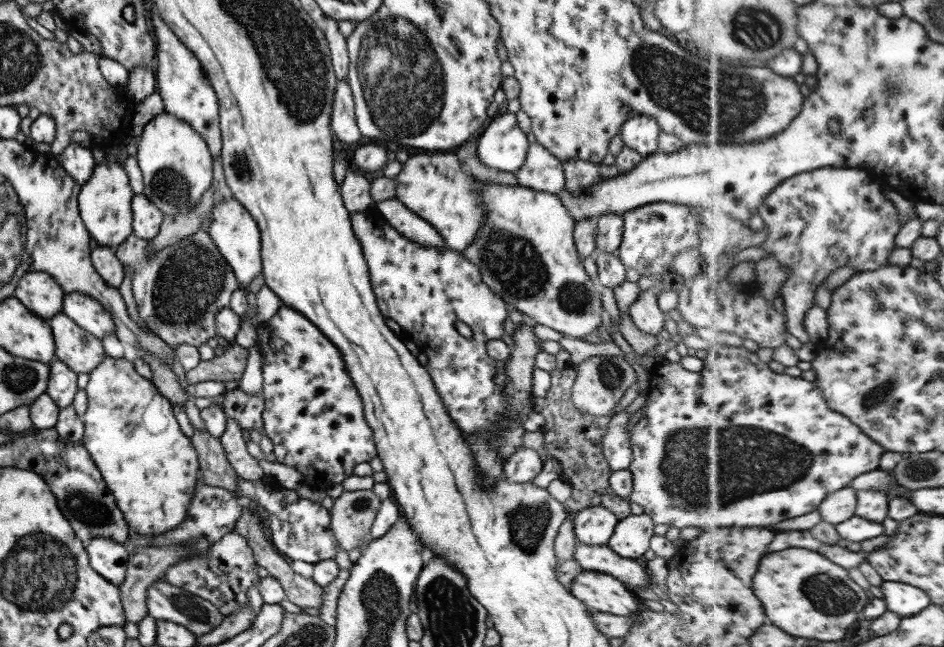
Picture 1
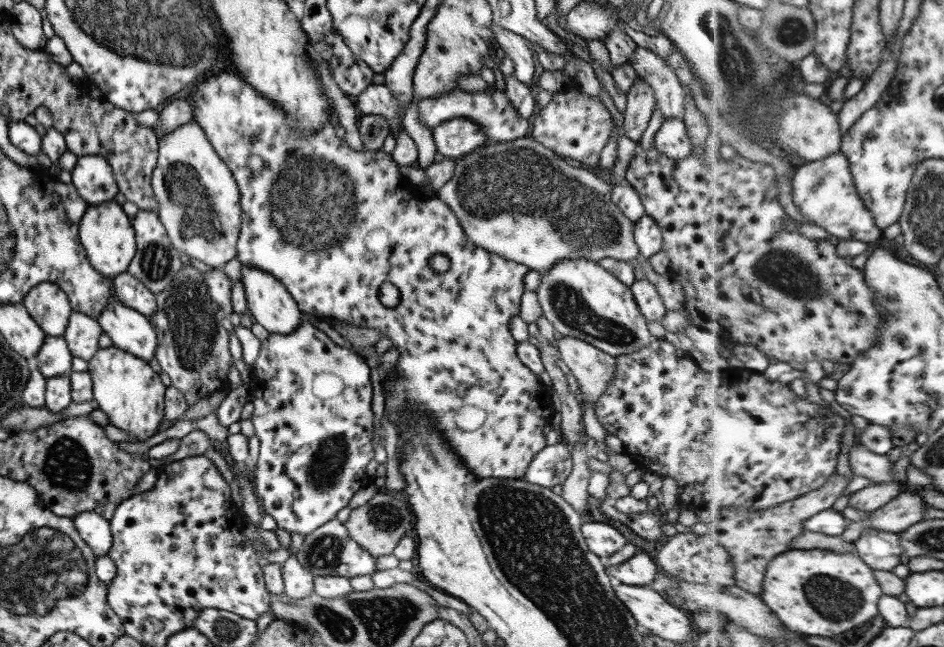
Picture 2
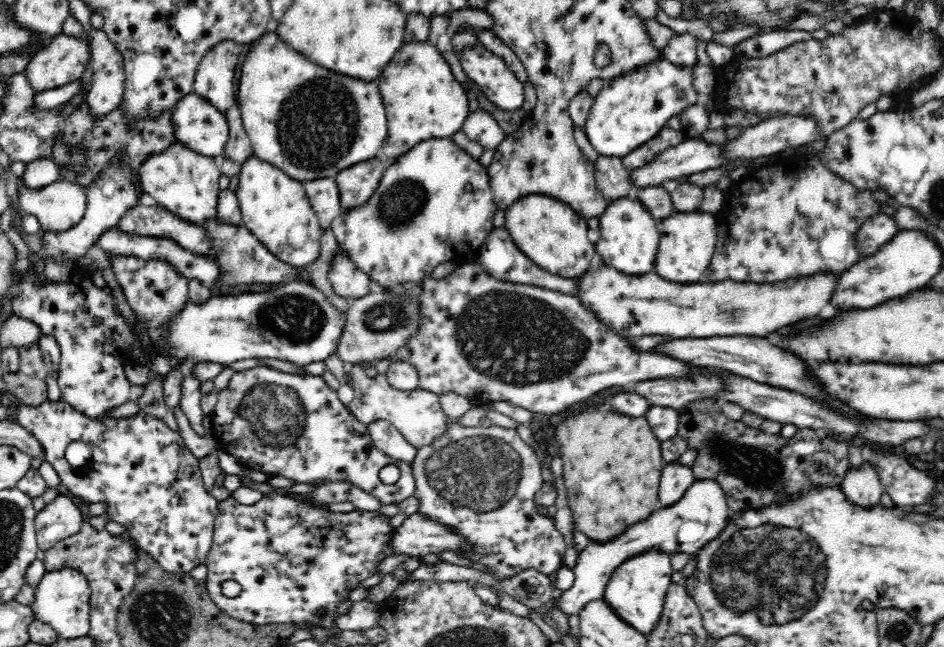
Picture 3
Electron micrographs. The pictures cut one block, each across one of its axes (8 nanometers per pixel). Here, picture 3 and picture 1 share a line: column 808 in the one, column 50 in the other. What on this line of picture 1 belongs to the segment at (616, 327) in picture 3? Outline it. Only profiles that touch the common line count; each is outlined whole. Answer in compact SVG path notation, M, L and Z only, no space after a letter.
M26 272L17 281L13 297L32 314L49 320L61 313L64 292L46 272Z

